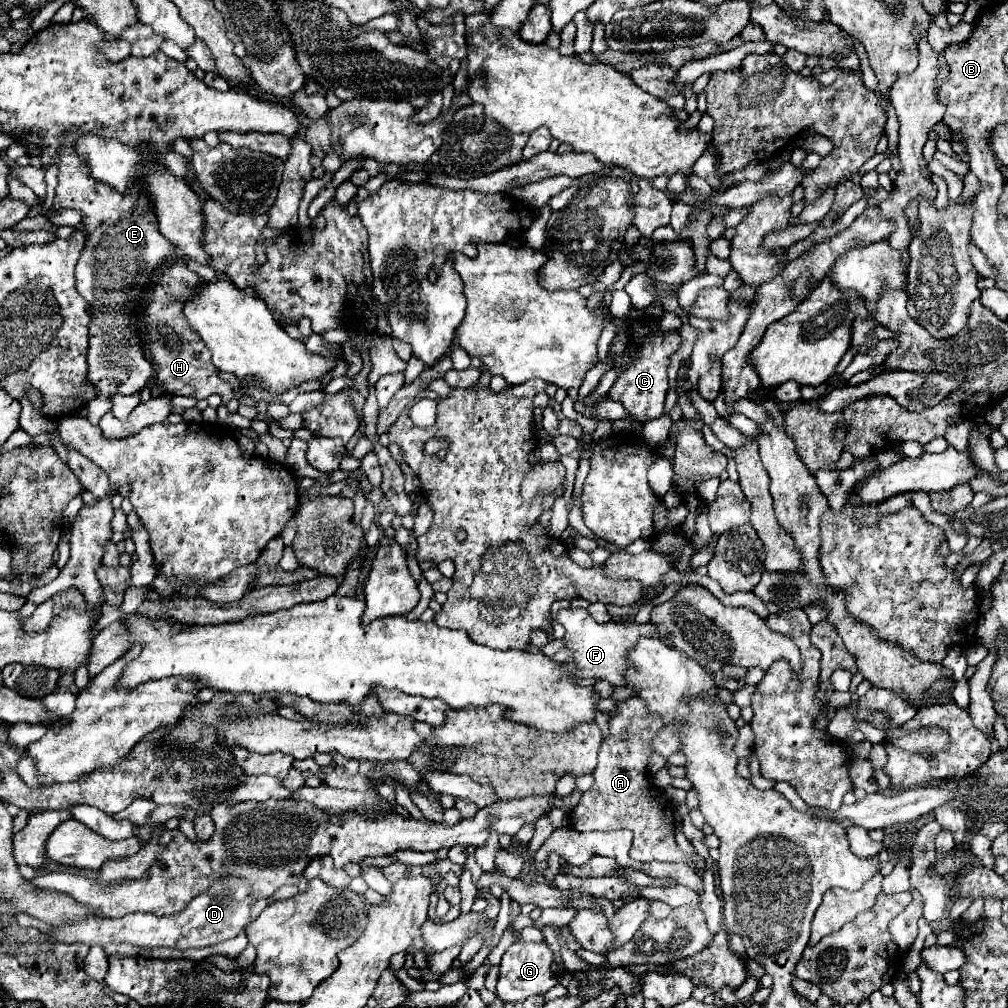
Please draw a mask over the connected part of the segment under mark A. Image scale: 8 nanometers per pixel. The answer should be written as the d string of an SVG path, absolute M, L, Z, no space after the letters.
M632 696L632 700L620 702L616 710L608 714L610 736L604 740L598 766L592 772L594 786L598 794L582 794L580 804L570 812L570 820L574 820L574 830L592 832L592 830L620 830L628 828L634 832L634 844L630 850L630 858L636 862L652 862L652 860L690 860L680 852L674 840L674 812L664 798L662 790L656 788L646 772L648 758L652 754L650 744L656 738L656 730L662 728L662 720L658 716L650 716L644 700Z

